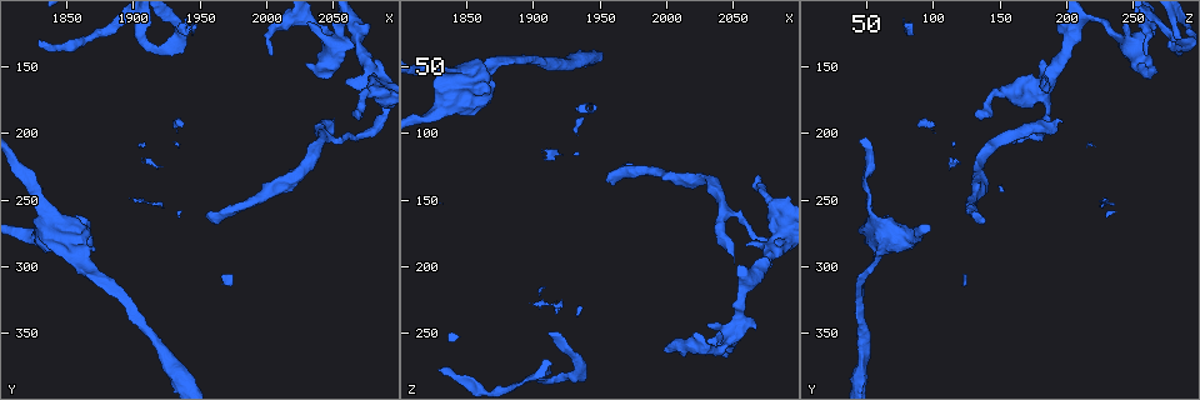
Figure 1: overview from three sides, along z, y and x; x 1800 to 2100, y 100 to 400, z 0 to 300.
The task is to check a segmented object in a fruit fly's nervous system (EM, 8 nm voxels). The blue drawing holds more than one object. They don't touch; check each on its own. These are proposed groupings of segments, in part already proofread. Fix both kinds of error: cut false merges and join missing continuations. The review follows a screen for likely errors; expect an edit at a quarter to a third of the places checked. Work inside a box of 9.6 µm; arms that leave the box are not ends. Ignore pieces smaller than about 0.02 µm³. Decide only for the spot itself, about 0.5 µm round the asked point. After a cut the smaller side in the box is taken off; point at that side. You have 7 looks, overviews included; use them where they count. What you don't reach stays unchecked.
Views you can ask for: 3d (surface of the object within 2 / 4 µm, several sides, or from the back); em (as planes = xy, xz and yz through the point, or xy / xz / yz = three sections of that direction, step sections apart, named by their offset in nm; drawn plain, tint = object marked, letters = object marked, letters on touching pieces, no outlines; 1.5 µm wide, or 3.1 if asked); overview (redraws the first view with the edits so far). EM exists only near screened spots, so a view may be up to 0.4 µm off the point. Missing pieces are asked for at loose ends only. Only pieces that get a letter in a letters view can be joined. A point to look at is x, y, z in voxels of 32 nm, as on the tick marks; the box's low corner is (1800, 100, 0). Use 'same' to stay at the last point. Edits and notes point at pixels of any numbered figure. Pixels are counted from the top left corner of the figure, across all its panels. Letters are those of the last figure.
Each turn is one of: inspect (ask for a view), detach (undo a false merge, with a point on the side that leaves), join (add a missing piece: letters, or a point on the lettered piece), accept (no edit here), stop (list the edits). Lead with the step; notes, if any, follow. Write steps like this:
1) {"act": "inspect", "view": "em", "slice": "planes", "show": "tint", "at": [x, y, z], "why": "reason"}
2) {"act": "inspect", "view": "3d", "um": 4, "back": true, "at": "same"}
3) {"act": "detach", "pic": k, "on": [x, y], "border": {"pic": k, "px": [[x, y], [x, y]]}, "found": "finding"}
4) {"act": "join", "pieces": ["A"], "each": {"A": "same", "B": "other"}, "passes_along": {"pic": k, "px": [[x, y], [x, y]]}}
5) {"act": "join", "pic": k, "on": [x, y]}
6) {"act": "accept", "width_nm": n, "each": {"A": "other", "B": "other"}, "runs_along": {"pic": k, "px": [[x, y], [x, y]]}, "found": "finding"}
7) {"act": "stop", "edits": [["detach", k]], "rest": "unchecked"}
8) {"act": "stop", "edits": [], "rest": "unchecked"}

{"act": "inspect", "view": "em", "slice": "planes", "show": "letters", "at": [1828, 132, 278], "why": "end of a long branch"}

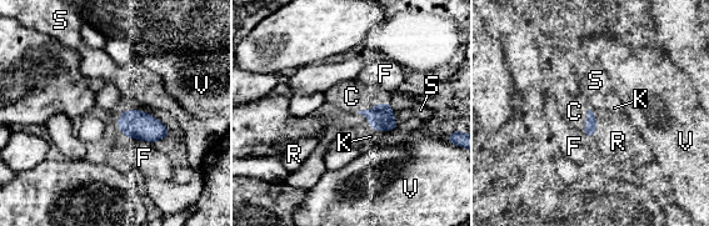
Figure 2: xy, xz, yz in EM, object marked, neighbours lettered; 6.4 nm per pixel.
{"act": "join", "pieces": ["C"], "width_nm": 90, "each": {"C": "same", "F": "other", "K": "other", "R": "other", "S": "other", "V": "other"}, "found": "the neuron continues"}

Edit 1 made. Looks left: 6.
{"act": "inspect", "view": "overview", "why": "see it whole again"}

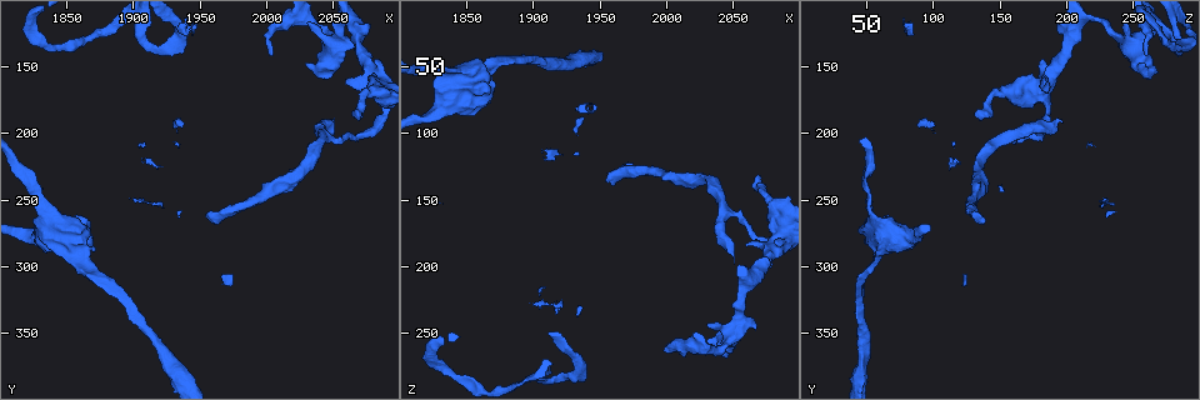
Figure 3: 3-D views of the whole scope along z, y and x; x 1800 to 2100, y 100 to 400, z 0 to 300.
{"act": "inspect", "view": "3d", "um": 4, "at": [1822, 266, 62], "why": "stops while still wide"}

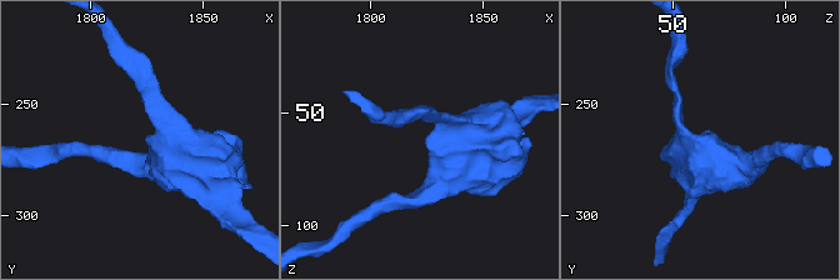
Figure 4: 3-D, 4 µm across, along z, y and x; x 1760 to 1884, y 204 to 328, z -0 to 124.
{"act": "inspect", "view": "em", "slice": "planes", "show": "letters", "at": [1826, 267, 60]}

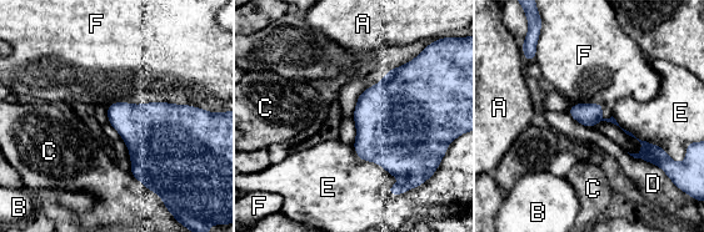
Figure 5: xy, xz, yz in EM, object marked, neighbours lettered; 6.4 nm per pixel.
{"act": "accept", "each": {"A": "other", "B": "other", "C": "other", "D": "other", "E": "other", "F": "other"}, "border": {"pic": 5, "px": [[199, 106], [111, 102], [106, 107]]}, "found": "no lettered piece goes on from it"}

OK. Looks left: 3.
{"act": "inspect", "view": "em", "slice": "planes", "show": "tint", "at": [2068, 188, 132], "why": "branch stops here"}

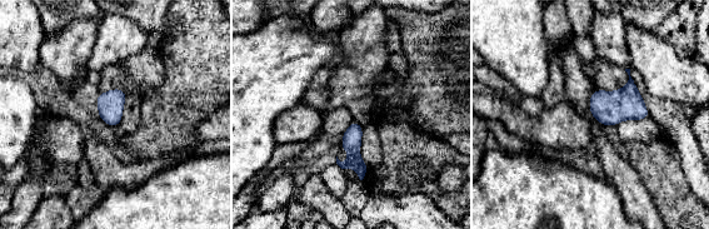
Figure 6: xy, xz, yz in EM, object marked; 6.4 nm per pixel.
{"act": "inspect", "view": "em", "slice": "planes", "show": "letters", "at": "same", "why": "see the neighbours"}

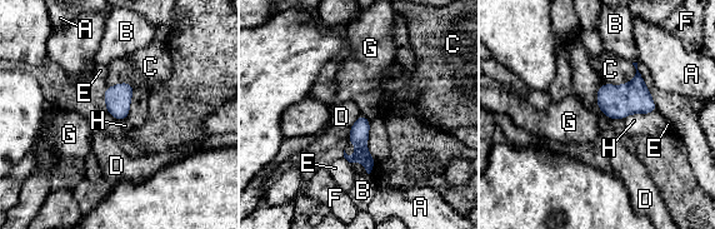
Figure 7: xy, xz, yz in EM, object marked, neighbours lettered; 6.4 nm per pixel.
{"act": "accept", "longest_contact_nm": ["B", 360], "each": {"A": "other", "B": "other", "C": "other", "D": "other", "E": "other", "F": "other", "G": "other", "H": "other"}, "border": {"pic": 7, "px": [[600, 84], [596, 106], [610, 120]]}, "found": "no lettered piece goes on from it"}

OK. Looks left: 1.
{"act": "stop", "edits": [["join", 2]], "rest": "unchecked"}

